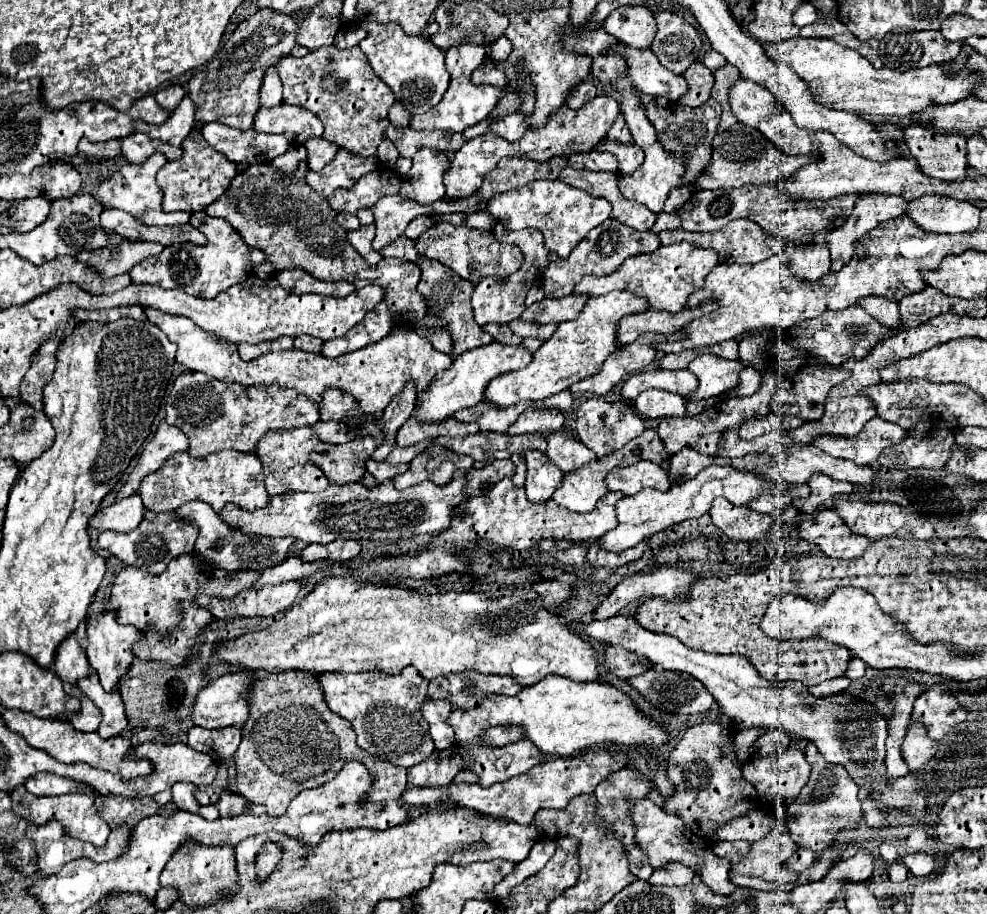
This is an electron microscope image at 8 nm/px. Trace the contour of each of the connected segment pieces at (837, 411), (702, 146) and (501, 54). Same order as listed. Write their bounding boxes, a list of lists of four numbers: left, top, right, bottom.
[[792,386,876,444],[644,98,722,184],[486,36,512,60]]

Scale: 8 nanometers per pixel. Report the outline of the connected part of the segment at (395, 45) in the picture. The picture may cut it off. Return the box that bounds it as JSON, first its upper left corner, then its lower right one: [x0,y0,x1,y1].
[358,24,450,114]

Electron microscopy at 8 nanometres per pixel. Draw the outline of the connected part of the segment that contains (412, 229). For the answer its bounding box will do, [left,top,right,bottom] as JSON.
[404,215,439,240]

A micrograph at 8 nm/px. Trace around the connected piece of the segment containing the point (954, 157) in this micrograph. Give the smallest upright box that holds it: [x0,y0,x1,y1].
[904,124,968,180]

